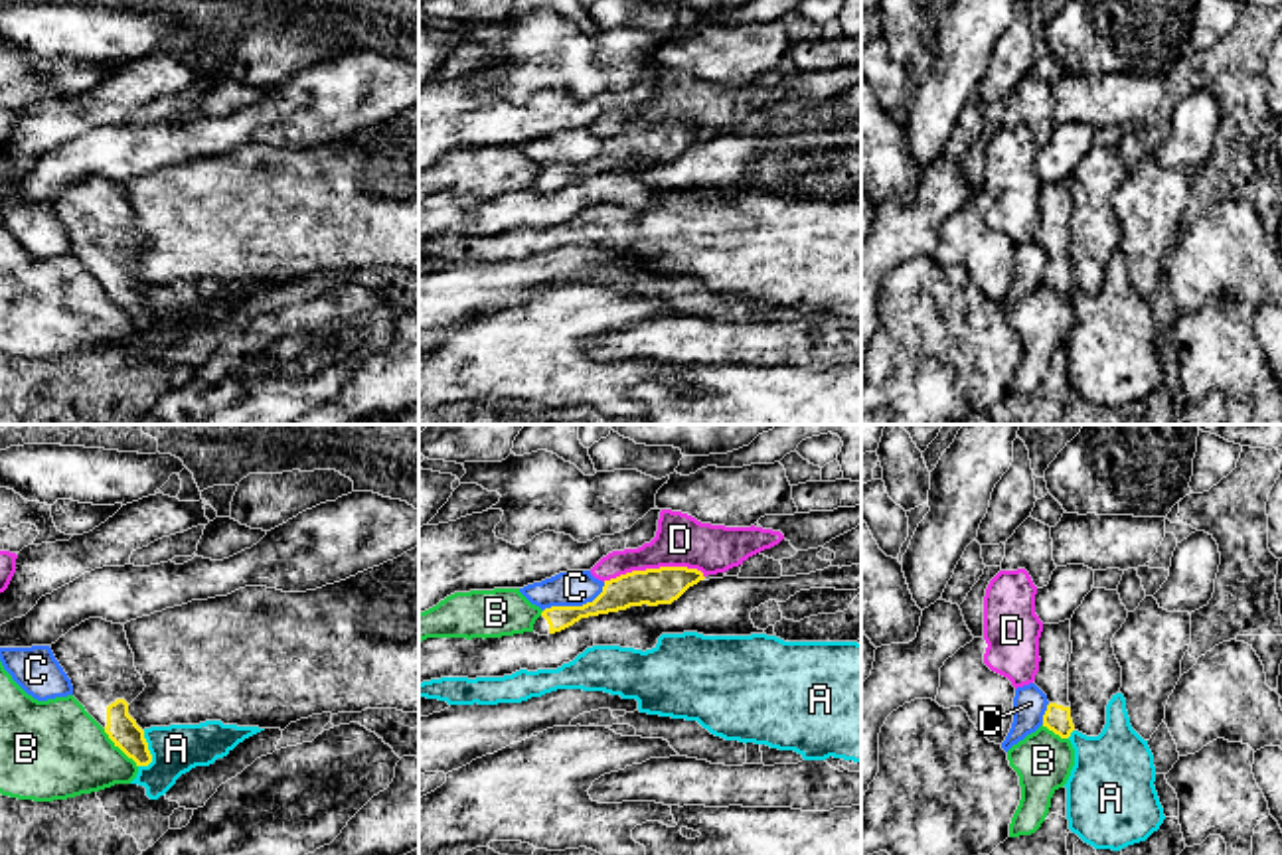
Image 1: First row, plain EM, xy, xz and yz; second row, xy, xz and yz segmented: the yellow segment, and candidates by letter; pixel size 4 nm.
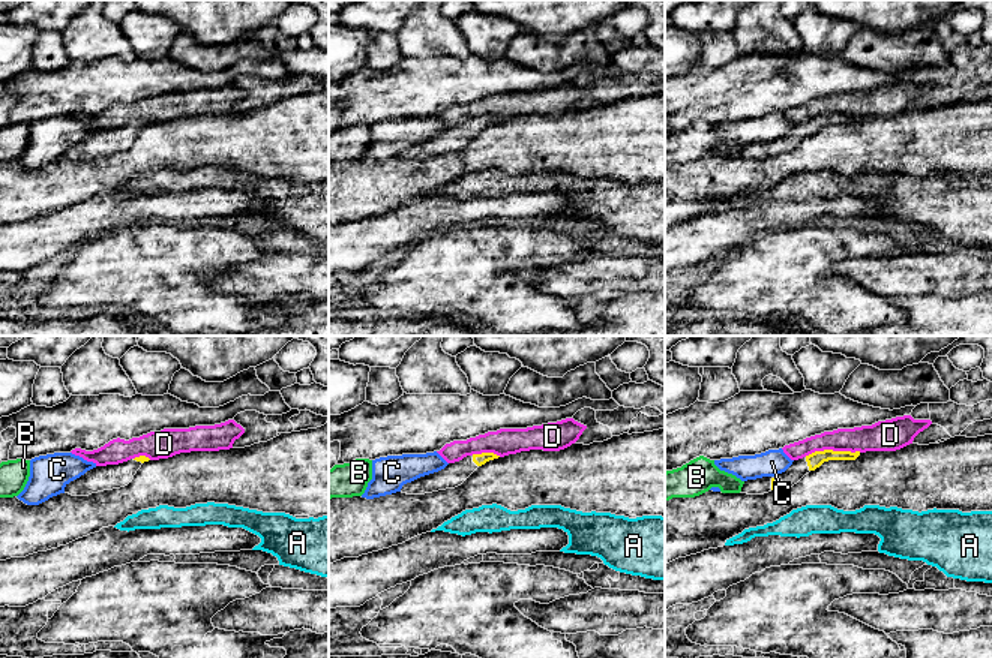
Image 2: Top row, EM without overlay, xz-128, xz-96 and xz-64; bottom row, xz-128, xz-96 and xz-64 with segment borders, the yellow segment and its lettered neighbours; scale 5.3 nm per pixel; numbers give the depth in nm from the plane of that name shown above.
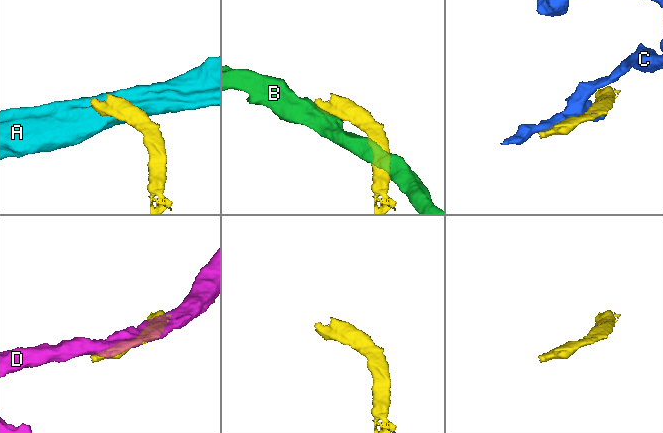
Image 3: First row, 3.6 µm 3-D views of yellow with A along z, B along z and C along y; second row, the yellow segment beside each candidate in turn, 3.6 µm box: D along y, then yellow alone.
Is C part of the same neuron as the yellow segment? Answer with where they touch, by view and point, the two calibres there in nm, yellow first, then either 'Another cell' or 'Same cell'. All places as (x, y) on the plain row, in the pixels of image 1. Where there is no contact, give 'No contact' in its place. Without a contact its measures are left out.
Touches yellow at xz (575, 164). Thickness 140 nm (yellow) against 140 nm. Another cell

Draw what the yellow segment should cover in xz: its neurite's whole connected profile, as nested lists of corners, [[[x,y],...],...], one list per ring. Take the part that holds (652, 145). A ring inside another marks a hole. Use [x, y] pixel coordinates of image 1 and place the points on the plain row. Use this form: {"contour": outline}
{"contour": [[[660,124],[632,128],[616,136],[604,138],[602,150],[583,164],[551,164],[541,170],[533,182],[533,190],[549,194],[561,190],[581,176],[626,168],[630,164],[672,162],[689,144],[703,138],[703,130],[687,124]]]}

